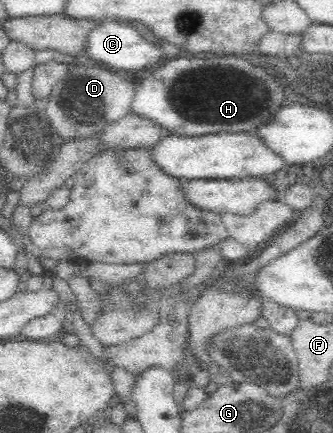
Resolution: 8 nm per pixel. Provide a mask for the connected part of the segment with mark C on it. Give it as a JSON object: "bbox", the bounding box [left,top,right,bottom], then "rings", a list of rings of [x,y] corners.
{"bbox":[82,21,163,71],"rings":[[[101,21],[97,27],[93,27],[89,31],[89,35],[86,36],[86,49],[82,57],[95,59],[105,68],[113,67],[113,69],[123,69],[123,71],[137,71],[147,65],[163,61],[161,46],[144,39],[133,26],[115,23],[115,21]]]}

